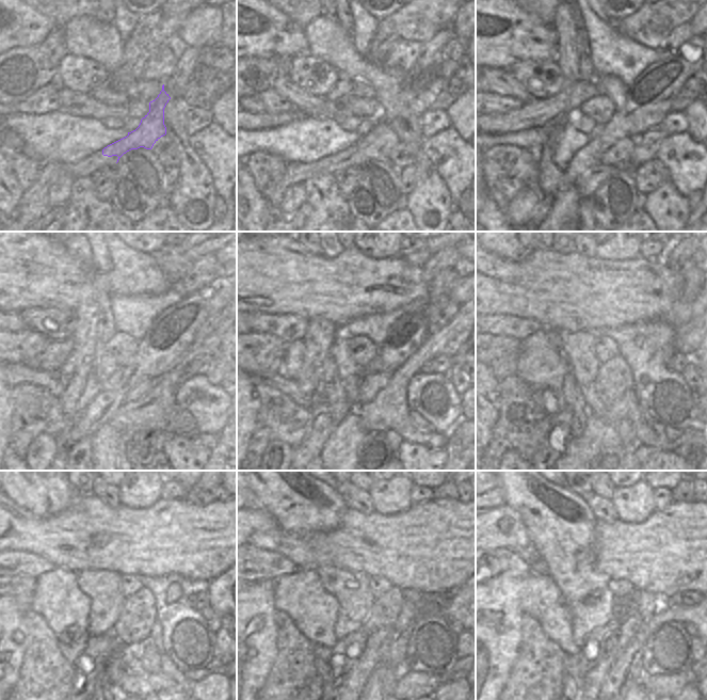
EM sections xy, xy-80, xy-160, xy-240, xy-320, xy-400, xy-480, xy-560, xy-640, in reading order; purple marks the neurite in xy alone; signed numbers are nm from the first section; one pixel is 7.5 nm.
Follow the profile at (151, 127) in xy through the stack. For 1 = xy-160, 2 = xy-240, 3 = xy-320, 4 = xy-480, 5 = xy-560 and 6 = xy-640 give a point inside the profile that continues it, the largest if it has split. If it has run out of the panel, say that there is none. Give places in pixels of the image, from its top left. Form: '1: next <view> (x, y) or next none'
1: next xy-160 (620, 155)
2: next xy-240 (134, 394)
3: next xy-320 (370, 384)
4: next xy-480 (132, 629)
5: next xy-560 (384, 610)
6: next xy-640 (624, 607)

